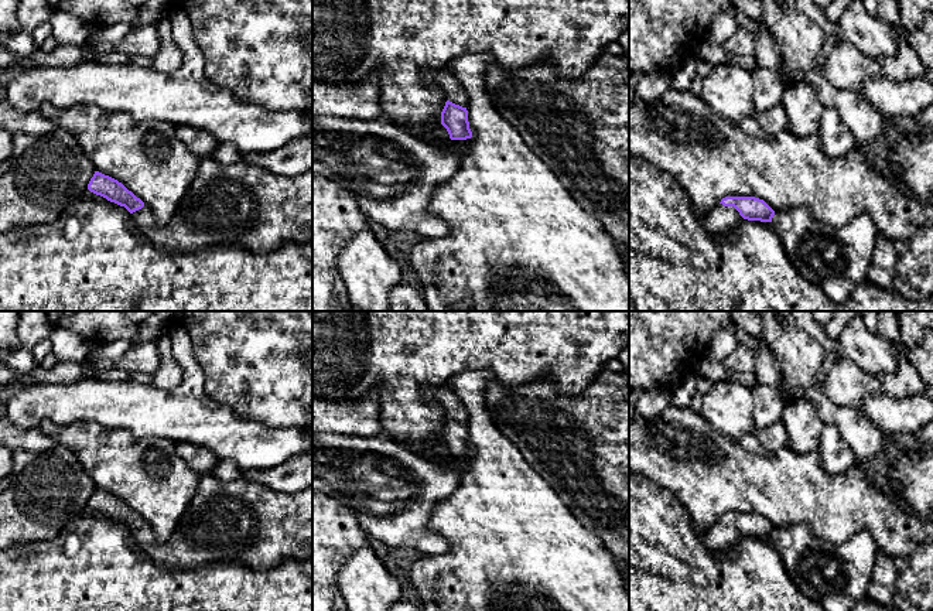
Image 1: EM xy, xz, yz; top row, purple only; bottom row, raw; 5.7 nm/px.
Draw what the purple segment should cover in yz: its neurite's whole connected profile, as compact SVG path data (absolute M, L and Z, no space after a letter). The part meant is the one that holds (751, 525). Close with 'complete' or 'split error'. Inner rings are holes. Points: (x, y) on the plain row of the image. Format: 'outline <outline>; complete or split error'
outline M725 513L717 520L703 540L708 549L721 553L739 543L744 536L772 539L775 528L755 513Z; split error

